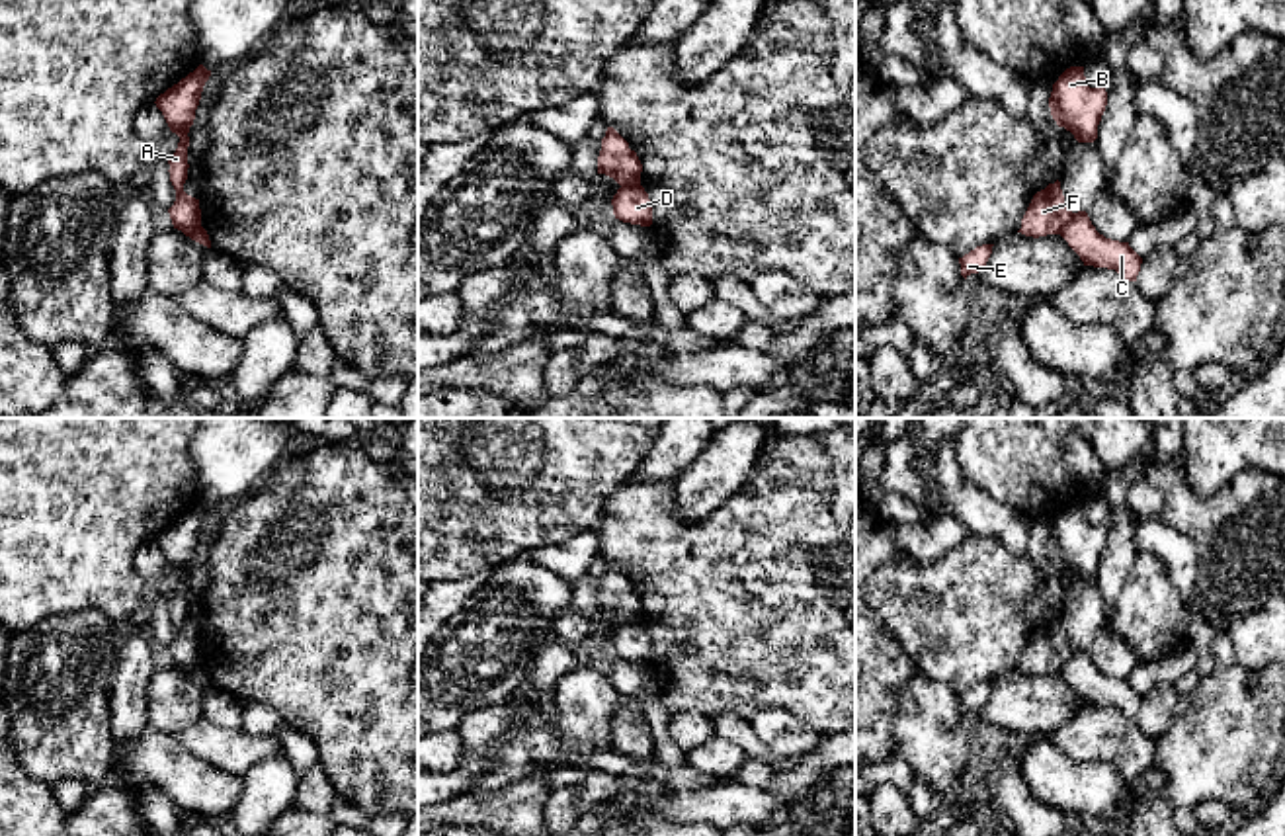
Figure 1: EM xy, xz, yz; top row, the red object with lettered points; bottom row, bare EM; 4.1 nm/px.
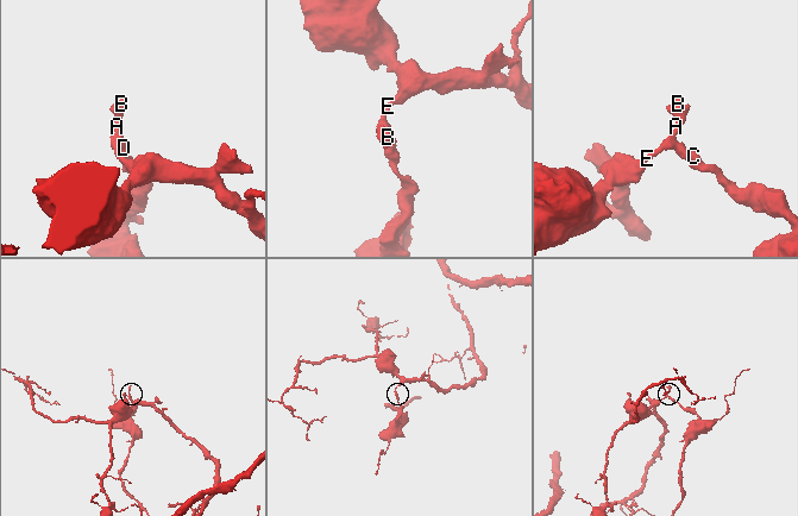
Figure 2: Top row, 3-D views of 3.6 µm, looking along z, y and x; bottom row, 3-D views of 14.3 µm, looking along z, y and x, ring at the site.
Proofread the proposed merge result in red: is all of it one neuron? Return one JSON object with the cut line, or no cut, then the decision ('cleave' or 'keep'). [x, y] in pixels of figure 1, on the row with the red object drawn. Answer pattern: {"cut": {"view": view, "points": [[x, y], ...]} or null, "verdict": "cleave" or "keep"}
{"cut": {"view": "yz", "points": [[1073, 213], [1059, 233]]}, "verdict": "cleave"}

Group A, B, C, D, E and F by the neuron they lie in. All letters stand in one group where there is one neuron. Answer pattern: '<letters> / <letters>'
A B E F / C D

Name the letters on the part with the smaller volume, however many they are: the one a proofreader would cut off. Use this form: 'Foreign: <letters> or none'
Foreign: C, D

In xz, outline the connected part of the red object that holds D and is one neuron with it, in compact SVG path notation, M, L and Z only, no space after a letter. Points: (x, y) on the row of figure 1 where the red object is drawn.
M642 186L619 188L611 199L615 219L631 225L650 227L652 205Z

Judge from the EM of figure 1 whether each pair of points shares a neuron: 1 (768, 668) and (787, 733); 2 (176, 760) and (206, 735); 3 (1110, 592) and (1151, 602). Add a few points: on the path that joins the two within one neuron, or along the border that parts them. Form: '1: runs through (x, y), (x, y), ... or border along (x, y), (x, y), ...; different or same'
1: border along (748, 719), (760, 711), (784, 708), (819, 733); different
2: border along (174, 735), (188, 751), (227, 772); different
3: border along (1139, 553), (1118, 600), (1106, 612); different

